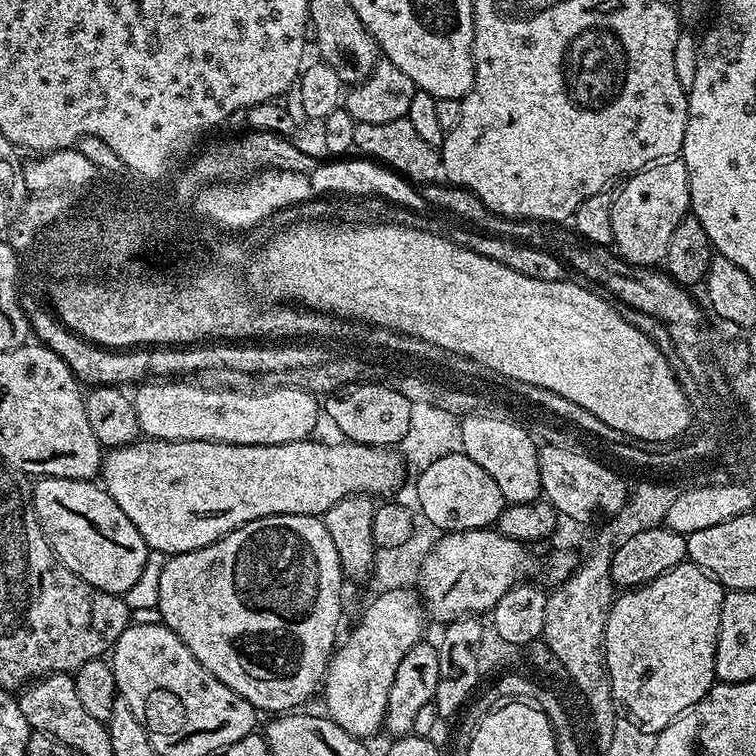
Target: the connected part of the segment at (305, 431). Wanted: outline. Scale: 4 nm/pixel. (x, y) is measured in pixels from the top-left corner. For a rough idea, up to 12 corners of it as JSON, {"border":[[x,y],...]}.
{"border":[[144,382],[145,437],[278,446],[309,439],[321,401]]}

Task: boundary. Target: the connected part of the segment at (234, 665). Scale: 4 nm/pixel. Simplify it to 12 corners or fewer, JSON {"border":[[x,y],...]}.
{"border":[[263,516],[156,580],[234,694],[317,695],[346,577],[320,516]]}

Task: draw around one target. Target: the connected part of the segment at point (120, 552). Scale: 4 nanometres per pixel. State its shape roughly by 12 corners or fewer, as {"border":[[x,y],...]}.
{"border":[[45,476],[32,505],[54,554],[98,590],[139,585],[138,526],[99,483]]}

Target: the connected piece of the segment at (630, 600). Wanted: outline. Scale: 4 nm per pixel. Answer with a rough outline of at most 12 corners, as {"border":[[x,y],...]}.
{"border":[[685,562],[613,599],[612,699],[656,735],[717,683],[724,585]]}

